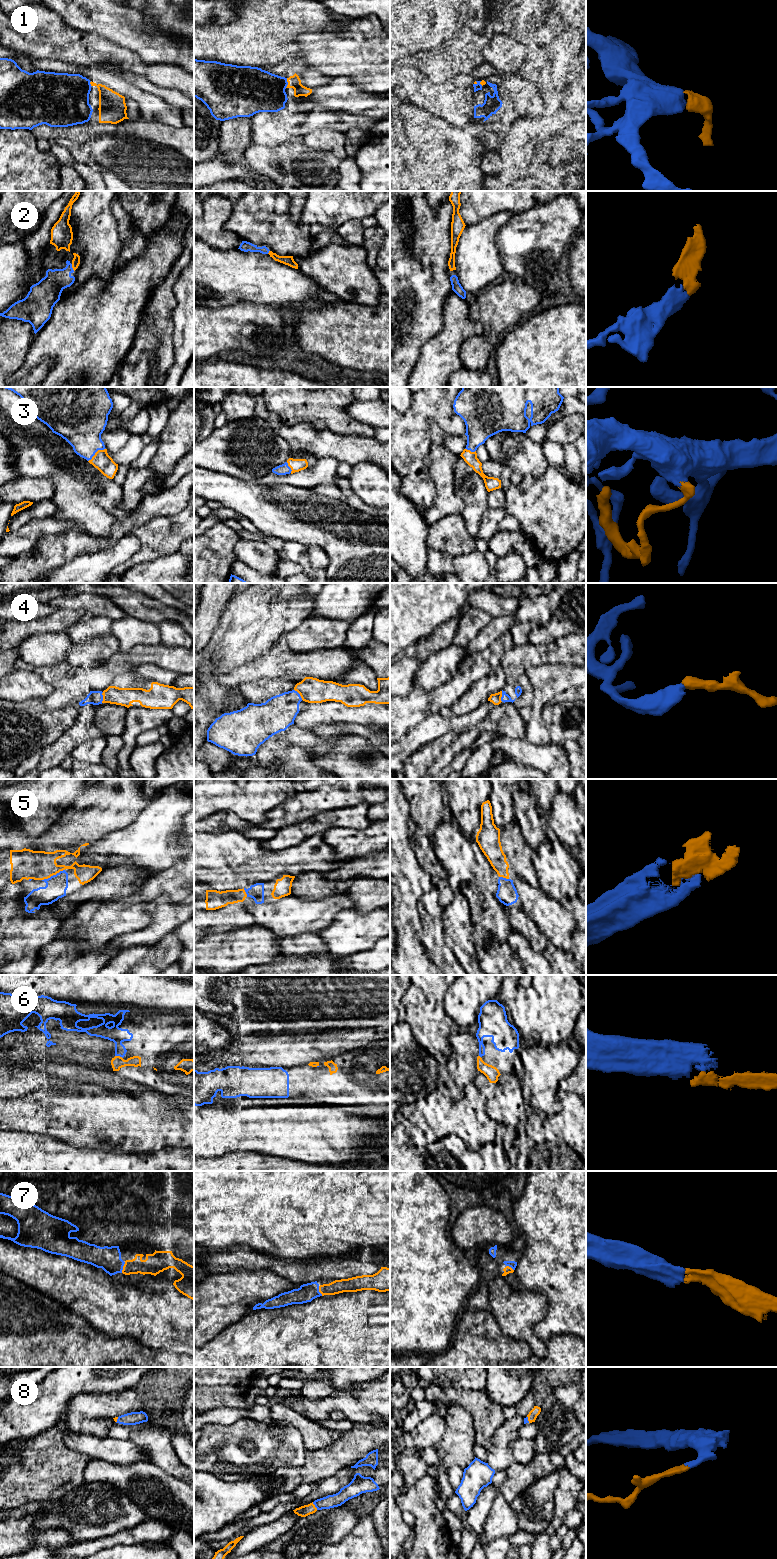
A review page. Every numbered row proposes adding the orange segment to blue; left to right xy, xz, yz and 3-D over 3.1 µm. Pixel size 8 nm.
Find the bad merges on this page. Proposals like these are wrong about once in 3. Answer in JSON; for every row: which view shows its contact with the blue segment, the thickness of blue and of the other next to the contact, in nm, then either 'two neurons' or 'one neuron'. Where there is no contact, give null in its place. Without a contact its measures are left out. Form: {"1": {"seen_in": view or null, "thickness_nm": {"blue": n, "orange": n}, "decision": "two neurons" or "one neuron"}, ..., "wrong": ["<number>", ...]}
{"1": {"seen_in": "xz", "thickness_nm": {"blue": 340, "orange": 100}, "decision": "one neuron"}, "2": {"seen_in": "xy", "thickness_nm": {"blue": 200, "orange": 60}, "decision": "one neuron"}, "3": {"seen_in": "xy", "thickness_nm": {"blue": 360, "orange": 150}, "decision": "one neuron"}, "4": {"seen_in": "xz", "thickness_nm": {"blue": 280, "orange": 200}, "decision": "one neuron"}, "5": {"seen_in": "xy", "thickness_nm": {"blue": 170, "orange": 240}, "decision": "one neuron"}, "6": {"seen_in": "xy", "thickness_nm": {"blue": 130, "orange": 100}, "decision": "one neuron"}, "7": {"seen_in": "xy", "thickness_nm": {"blue": 190, "orange": 160}, "decision": "one neuron"}, "8": {"seen_in": "xz", "thickness_nm": {"blue": 110, "orange": 90}, "decision": "one neuron"}, "wrong": []}

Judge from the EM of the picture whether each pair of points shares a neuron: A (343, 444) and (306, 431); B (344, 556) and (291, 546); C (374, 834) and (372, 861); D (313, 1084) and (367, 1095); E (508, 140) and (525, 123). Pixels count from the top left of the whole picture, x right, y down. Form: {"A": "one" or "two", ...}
{"A": "one", "B": "two", "C": "two", "D": "one", "E": "one"}

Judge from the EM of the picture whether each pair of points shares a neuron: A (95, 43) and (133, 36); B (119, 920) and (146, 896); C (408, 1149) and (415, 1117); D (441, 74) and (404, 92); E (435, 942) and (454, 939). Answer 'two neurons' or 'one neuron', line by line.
A: two neurons
B: two neurons
C: two neurons
D: two neurons
E: two neurons

